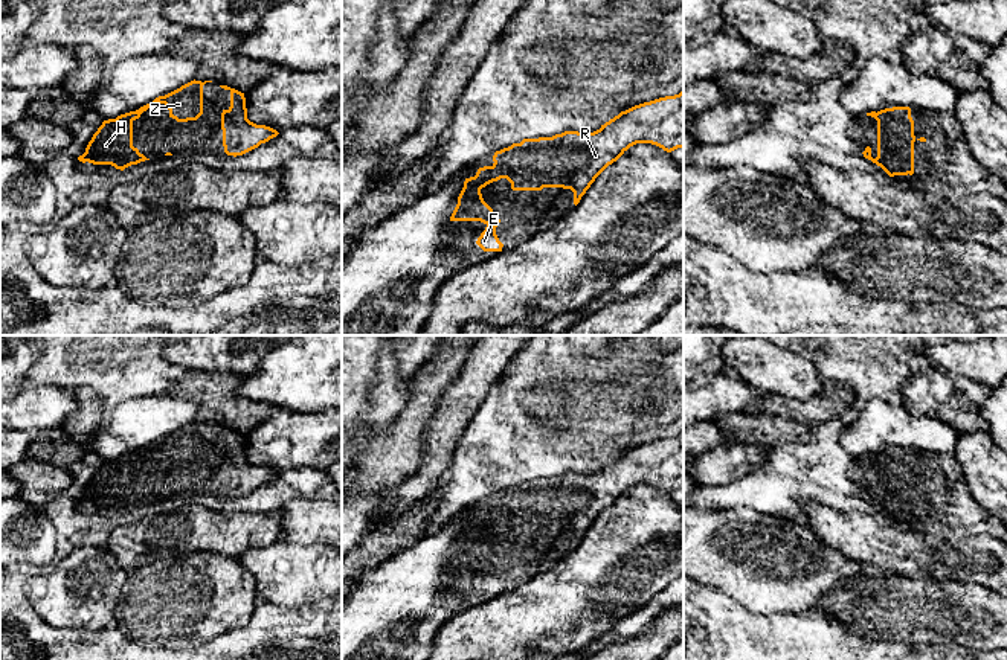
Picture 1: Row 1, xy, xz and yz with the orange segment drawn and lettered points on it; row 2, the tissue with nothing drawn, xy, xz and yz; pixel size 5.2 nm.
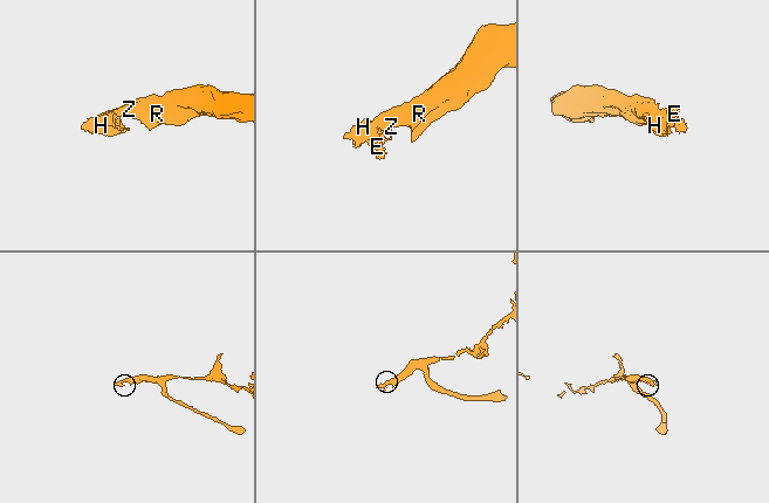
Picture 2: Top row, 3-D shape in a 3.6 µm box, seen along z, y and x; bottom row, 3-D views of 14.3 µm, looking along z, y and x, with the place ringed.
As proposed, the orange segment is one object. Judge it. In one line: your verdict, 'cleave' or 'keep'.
keep

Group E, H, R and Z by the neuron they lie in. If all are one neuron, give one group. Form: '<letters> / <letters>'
E H R Z

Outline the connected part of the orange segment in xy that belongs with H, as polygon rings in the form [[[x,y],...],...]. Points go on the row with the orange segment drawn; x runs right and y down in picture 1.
[[[194,79],[165,96],[156,98],[136,111],[104,120],[78,160],[93,165],[111,165],[121,171],[150,160],[133,146],[133,122],[157,104],[165,104],[169,110],[169,117],[177,122],[197,120],[203,114],[203,85],[206,82],[212,81],[201,82]]]

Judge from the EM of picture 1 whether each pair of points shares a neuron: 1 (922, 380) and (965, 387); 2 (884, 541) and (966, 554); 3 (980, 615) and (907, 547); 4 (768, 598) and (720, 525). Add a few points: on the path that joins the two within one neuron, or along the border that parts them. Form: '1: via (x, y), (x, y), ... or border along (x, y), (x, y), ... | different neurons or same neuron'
1: via (933, 386), (954, 386) | same neuron
2: via (904, 554), (946, 554) | same neuron
3: border along (907, 576), (974, 581), (977, 584) | different neurons
4: via (768, 579), (734, 543) | same neuron

